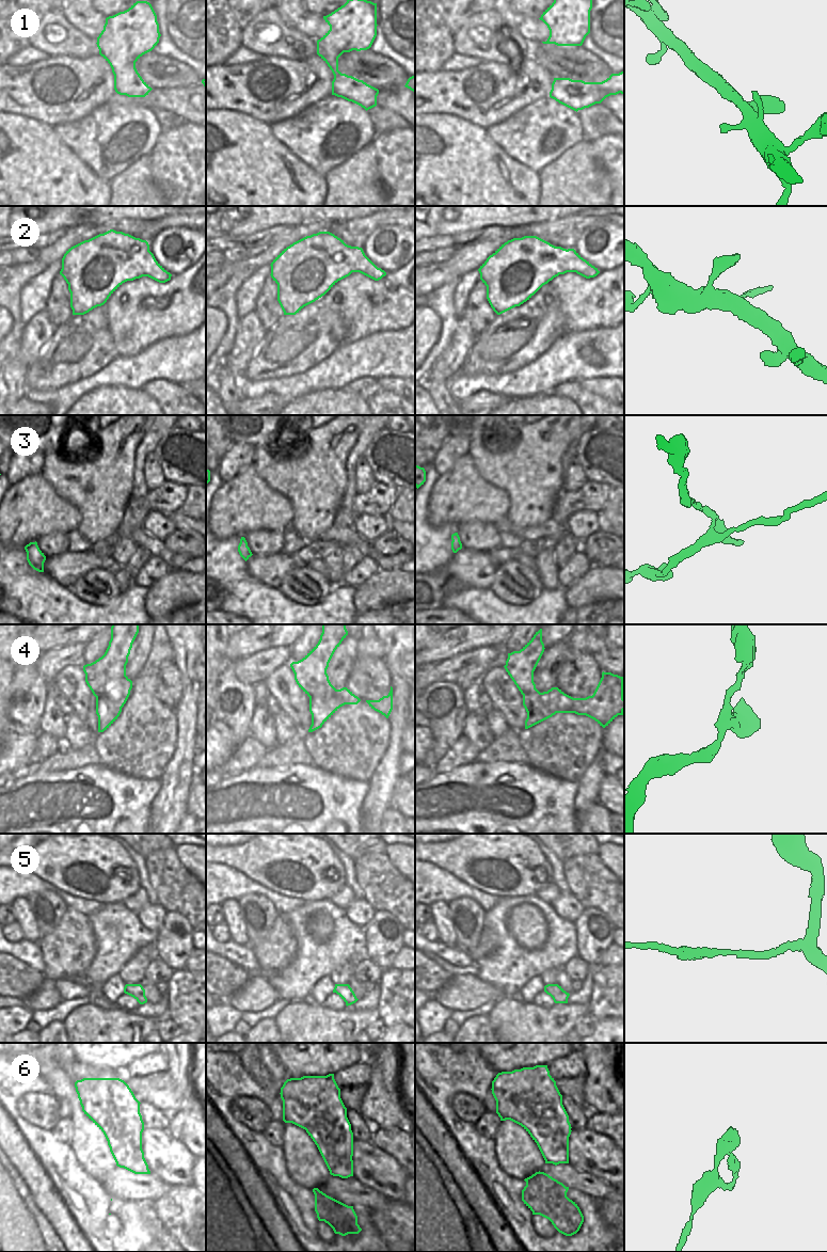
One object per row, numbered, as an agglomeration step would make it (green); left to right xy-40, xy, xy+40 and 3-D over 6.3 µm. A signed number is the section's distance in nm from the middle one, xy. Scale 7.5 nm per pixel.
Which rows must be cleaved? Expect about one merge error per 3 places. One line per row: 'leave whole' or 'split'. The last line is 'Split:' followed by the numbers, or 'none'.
1: leave whole
2: split
3: split
4: leave whole
5: leave whole
6: leave whole
Split: 2, 3

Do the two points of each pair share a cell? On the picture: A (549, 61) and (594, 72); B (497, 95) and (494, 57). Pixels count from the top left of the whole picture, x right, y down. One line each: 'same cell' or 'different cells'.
A: same cell
B: different cells

